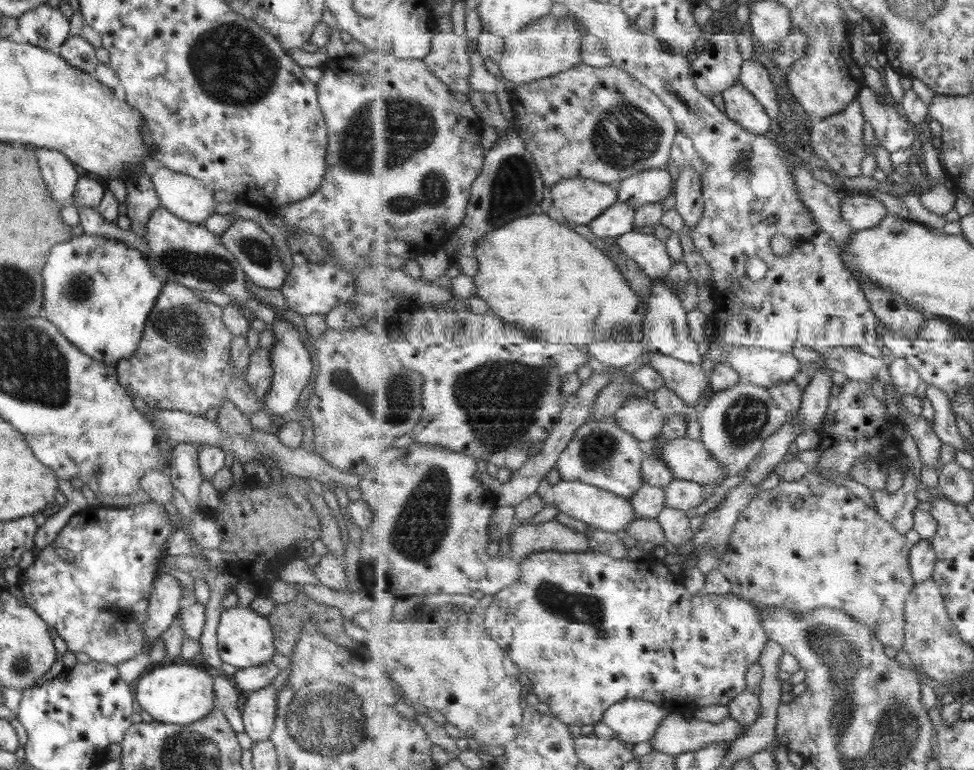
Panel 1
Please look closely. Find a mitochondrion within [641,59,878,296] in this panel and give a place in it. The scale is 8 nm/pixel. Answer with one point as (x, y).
(680, 97)

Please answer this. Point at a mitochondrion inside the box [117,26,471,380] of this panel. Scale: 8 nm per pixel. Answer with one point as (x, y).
(363, 142)

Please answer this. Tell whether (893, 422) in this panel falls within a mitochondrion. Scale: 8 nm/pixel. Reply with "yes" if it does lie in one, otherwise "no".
no

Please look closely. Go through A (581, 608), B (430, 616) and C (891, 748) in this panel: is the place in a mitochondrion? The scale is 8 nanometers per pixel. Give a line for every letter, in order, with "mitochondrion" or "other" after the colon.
A: mitochondrion
B: other
C: mitochondrion

